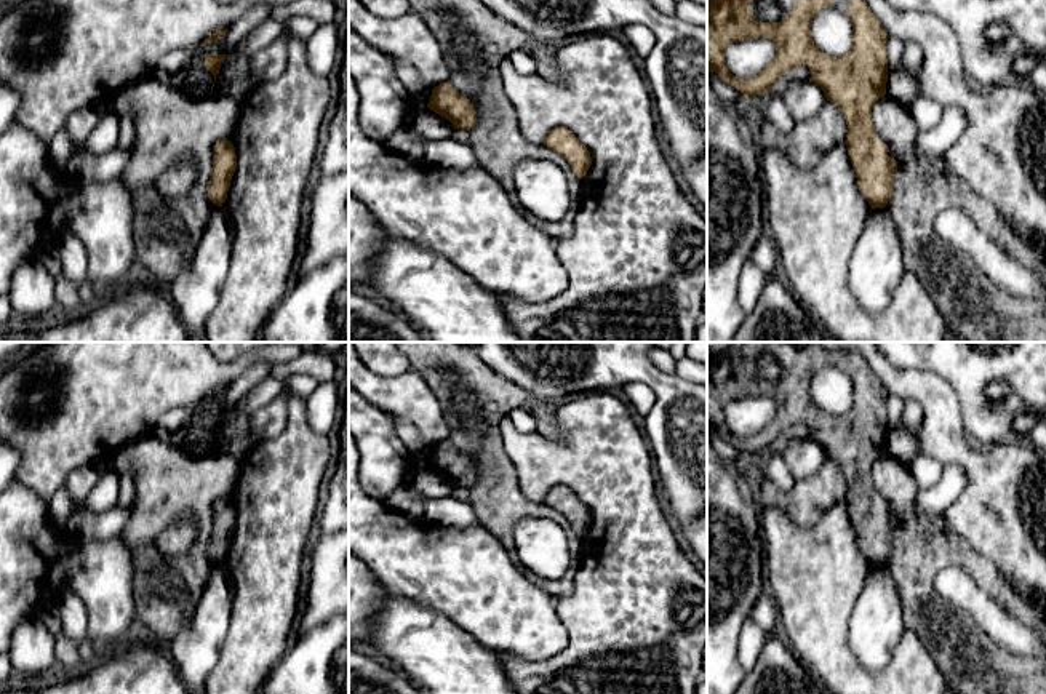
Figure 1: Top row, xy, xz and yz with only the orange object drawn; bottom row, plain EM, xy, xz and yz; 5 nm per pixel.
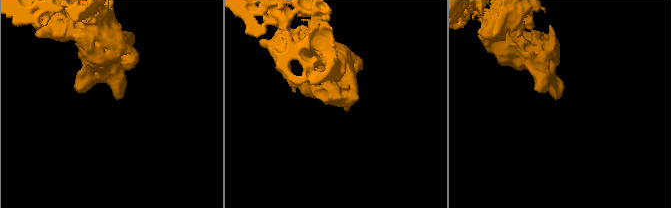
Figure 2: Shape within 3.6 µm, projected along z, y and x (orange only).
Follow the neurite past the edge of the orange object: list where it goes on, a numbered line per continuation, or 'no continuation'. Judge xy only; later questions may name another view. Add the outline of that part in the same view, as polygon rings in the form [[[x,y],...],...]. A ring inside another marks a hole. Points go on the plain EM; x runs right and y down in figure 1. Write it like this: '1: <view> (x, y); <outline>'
no continuation

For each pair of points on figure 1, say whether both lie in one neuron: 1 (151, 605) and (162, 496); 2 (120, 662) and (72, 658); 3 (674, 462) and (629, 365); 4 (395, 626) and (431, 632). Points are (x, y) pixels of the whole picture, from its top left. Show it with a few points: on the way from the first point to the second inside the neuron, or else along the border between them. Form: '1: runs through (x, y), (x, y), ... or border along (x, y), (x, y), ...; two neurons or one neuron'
1: runs through (151, 578), (147, 523); one neuron
2: border along (82, 667), (69, 675); two neurons
3: runs through (674, 435), (674, 400), (656, 382); one neuron
4: runs through (403, 630), (423, 632); one neuron

